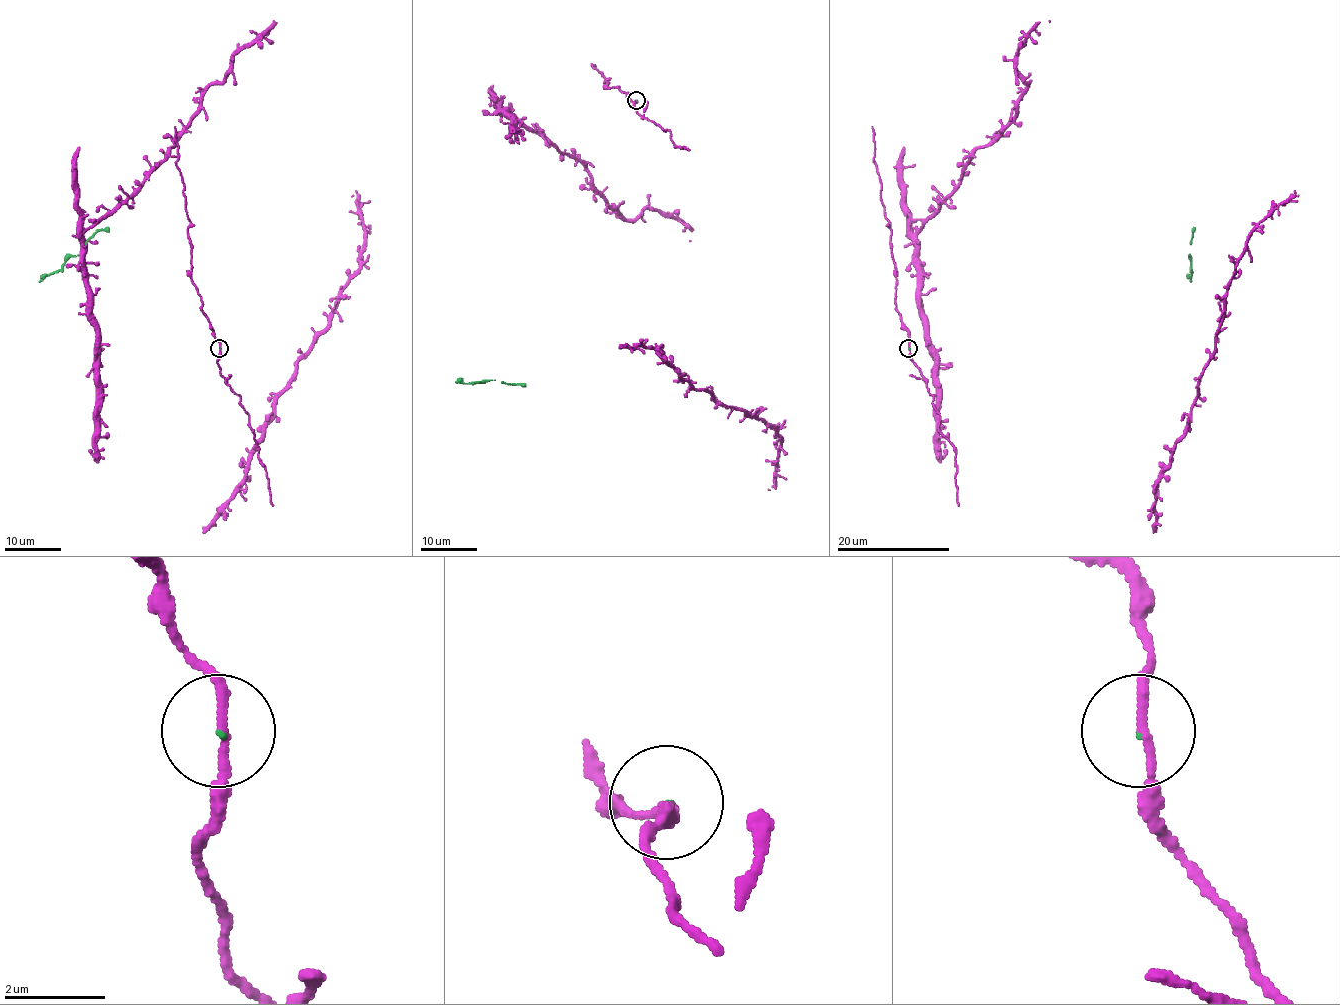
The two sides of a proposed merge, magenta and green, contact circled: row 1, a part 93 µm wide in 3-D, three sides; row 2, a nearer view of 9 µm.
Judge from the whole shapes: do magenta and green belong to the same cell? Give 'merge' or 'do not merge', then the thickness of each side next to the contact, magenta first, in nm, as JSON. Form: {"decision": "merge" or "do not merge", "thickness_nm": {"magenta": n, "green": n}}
{"decision": "merge", "thickness_nm": {"magenta": 170, "green": 50}}

